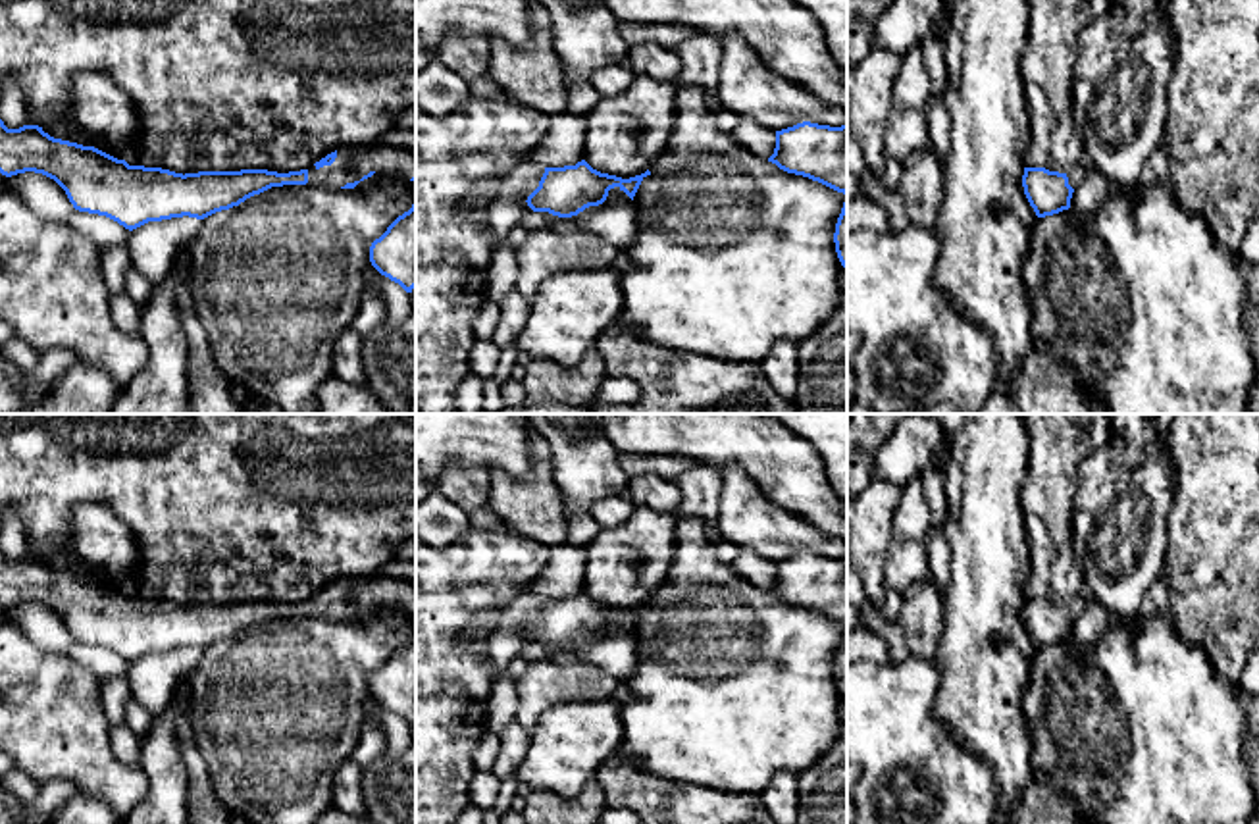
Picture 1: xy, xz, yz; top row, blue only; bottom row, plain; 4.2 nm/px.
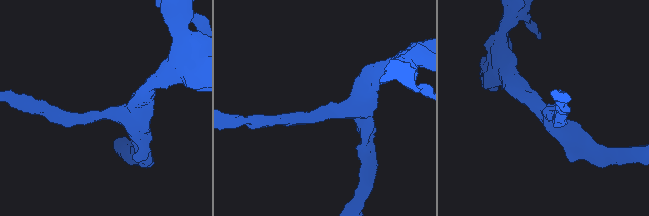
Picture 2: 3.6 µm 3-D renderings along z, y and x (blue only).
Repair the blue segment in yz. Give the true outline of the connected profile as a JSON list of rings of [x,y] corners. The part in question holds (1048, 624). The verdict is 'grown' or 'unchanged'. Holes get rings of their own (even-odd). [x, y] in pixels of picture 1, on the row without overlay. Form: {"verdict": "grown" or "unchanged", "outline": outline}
{"verdict": "unchanged", "outline": [[[1024,599],[1022,618],[1038,649],[1070,639],[1074,620],[1068,616],[1066,605],[1045,599]]]}

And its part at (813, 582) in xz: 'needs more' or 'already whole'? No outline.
already whole

